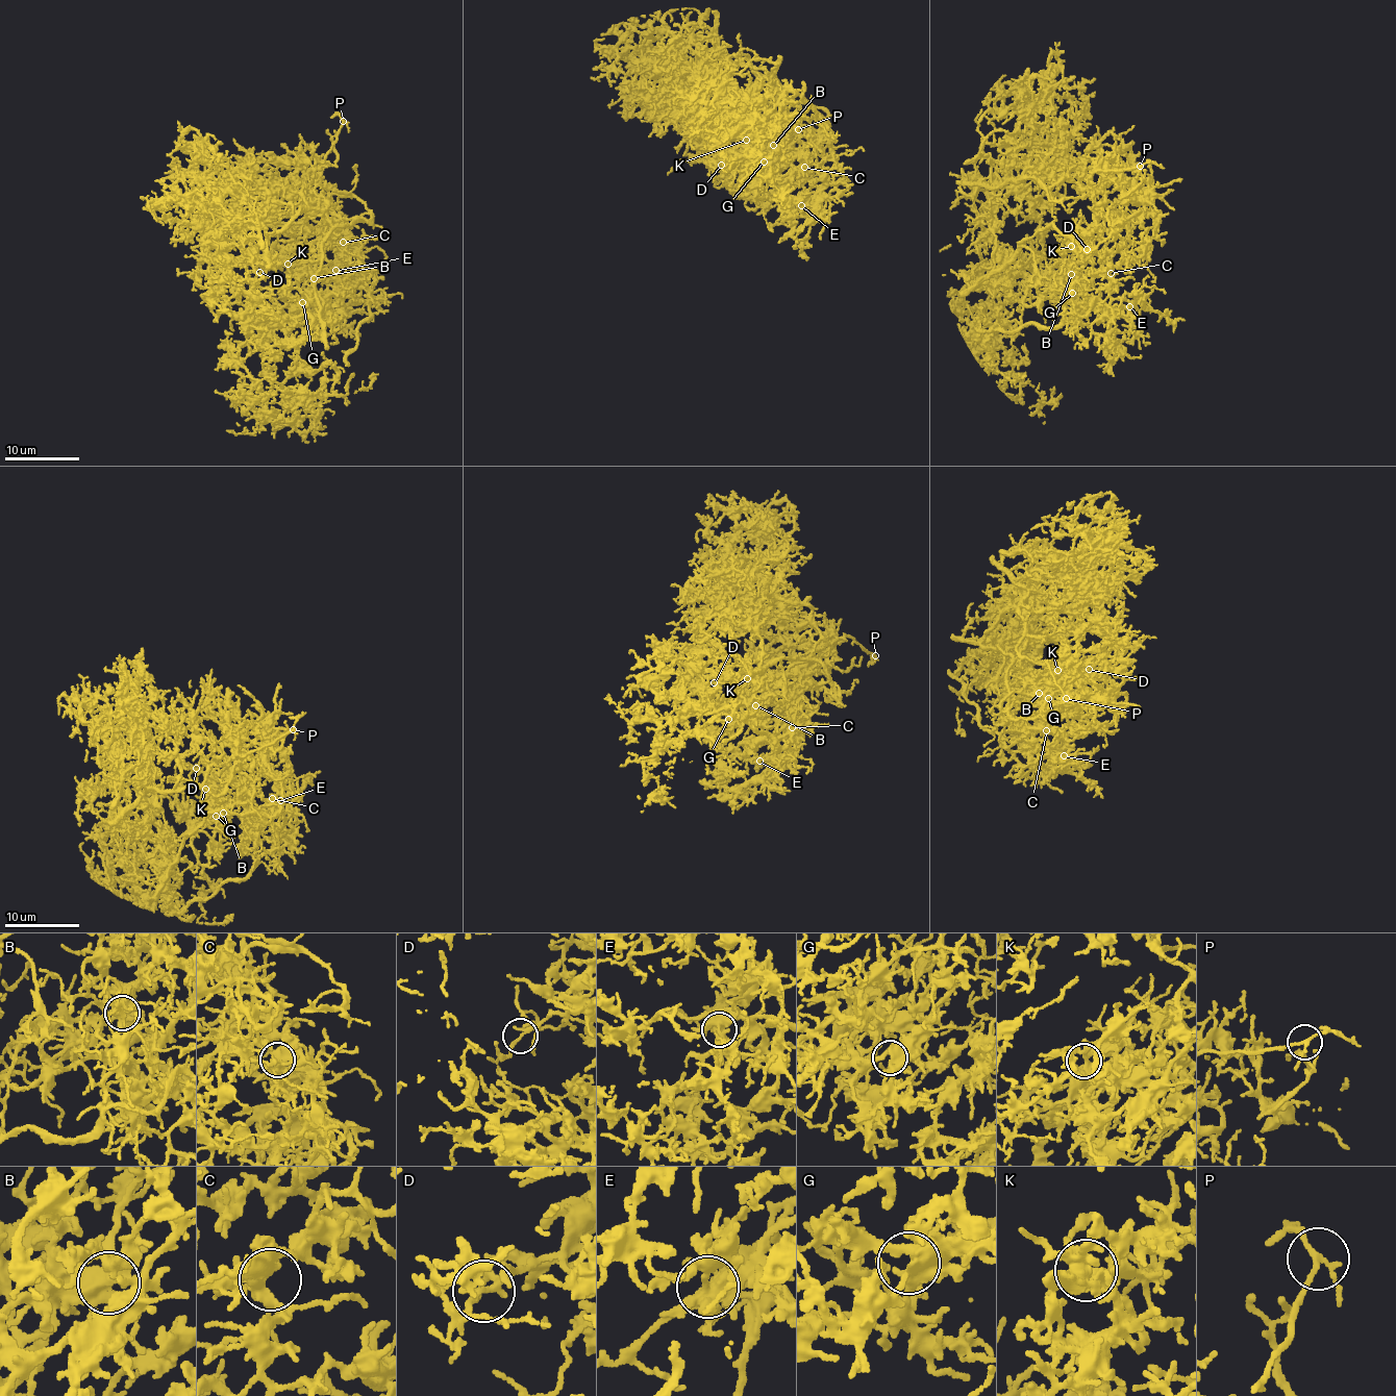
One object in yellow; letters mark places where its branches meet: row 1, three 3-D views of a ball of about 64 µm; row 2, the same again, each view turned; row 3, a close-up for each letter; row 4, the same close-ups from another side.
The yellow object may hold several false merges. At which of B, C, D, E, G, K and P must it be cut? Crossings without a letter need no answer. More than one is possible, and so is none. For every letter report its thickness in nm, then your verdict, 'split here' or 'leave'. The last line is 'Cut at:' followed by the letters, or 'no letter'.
B: 400 nm thick; leave
C: 400 nm thick; leave
D: 160 nm thick; leave
E: 400 nm thick; leave
G: 440 nm thick; leave
K: 420 nm thick; leave
P: 150 nm thick; leave
Cut at: no letter

